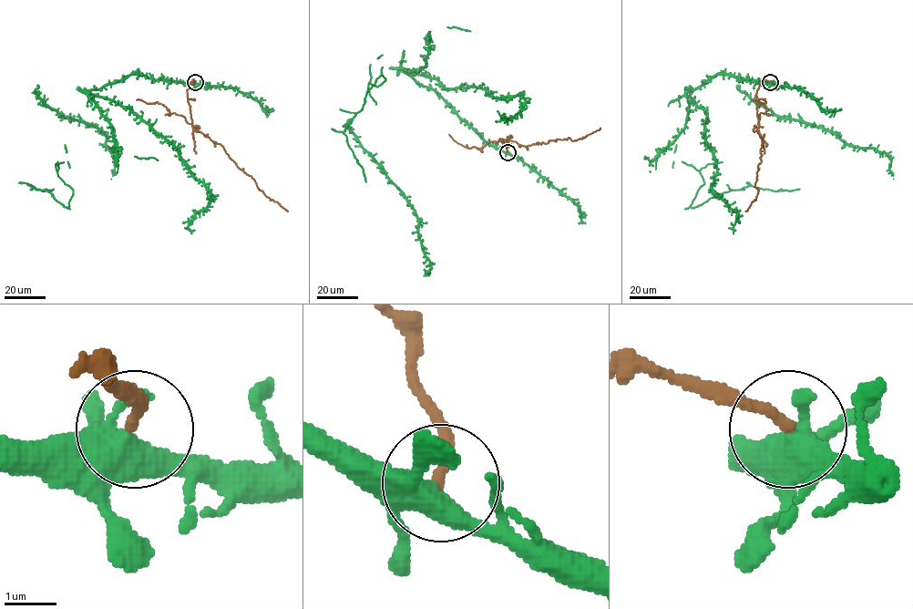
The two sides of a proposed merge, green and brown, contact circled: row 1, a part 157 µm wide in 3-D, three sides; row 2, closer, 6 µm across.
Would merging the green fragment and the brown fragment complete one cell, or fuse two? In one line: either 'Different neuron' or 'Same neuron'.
Different neuron

